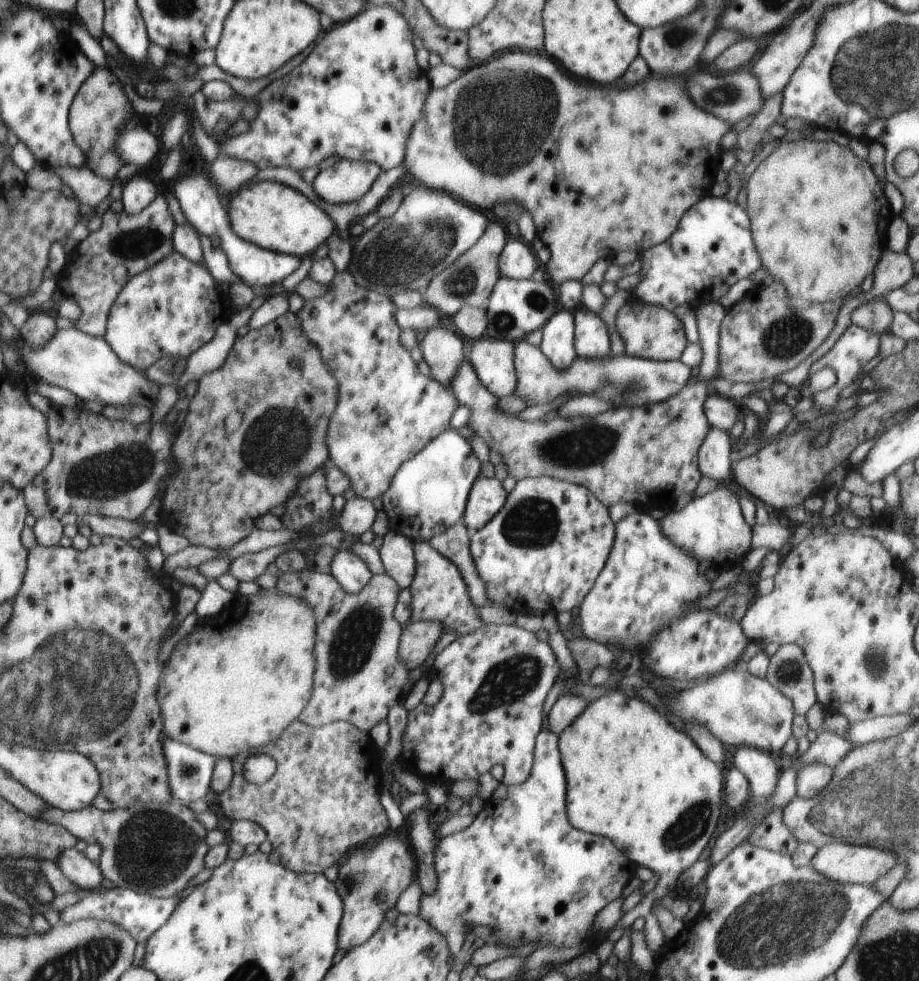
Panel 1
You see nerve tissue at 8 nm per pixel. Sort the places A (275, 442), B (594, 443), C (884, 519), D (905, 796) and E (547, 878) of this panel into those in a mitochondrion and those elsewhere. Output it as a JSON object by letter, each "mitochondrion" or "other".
{"A":"mitochondrion","B":"mitochondrion","C":"other","D":"mitochondrion","E":"mitochondrion"}

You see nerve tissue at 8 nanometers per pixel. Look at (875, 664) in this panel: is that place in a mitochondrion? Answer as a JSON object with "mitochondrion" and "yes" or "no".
{"mitochondrion":"yes"}

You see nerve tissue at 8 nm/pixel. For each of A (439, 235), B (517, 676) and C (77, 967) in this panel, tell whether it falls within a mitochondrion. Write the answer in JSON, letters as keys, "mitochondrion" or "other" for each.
{"A":"mitochondrion","B":"mitochondrion","C":"mitochondrion"}

